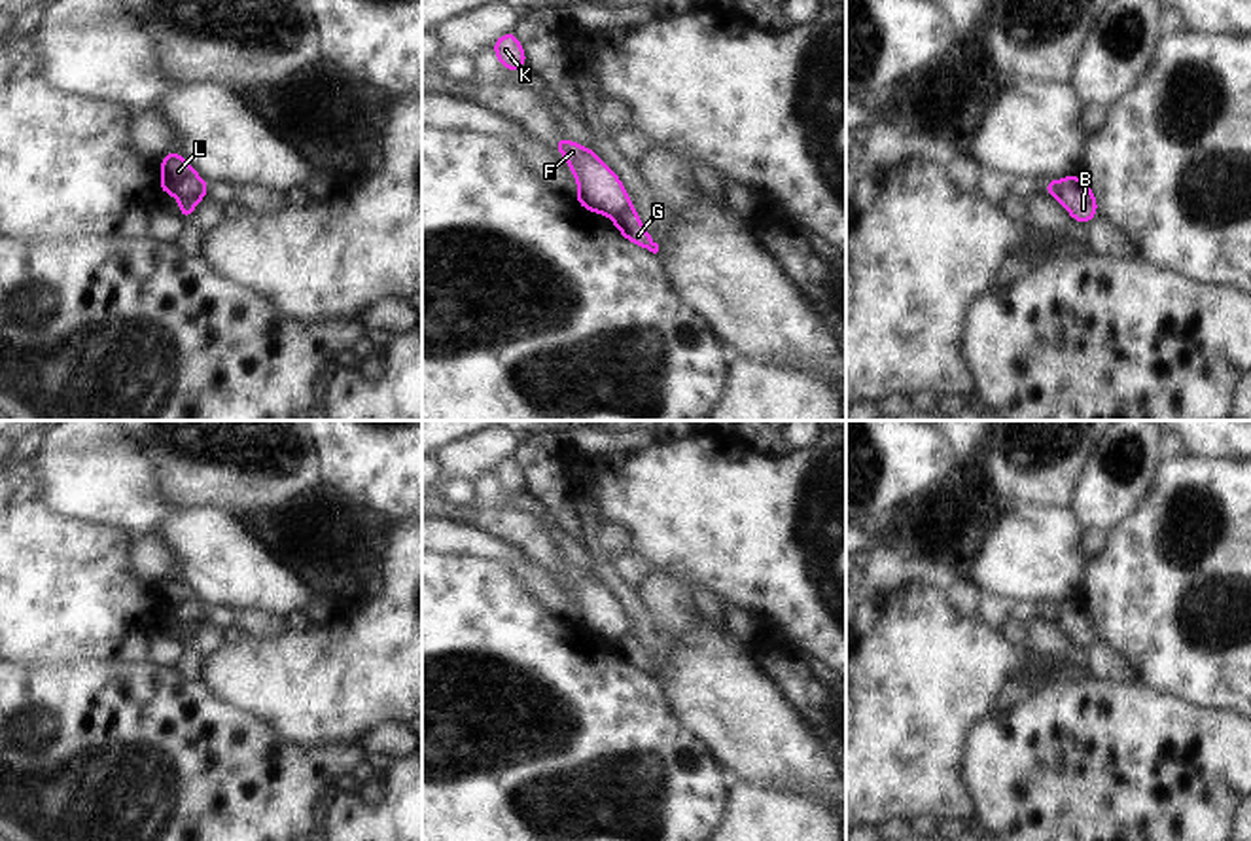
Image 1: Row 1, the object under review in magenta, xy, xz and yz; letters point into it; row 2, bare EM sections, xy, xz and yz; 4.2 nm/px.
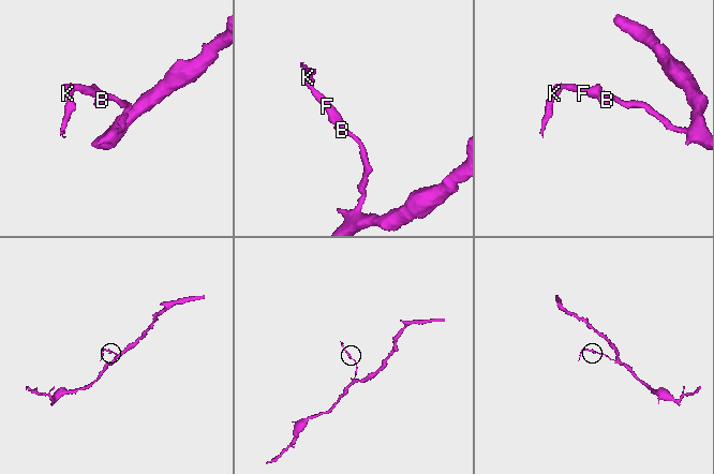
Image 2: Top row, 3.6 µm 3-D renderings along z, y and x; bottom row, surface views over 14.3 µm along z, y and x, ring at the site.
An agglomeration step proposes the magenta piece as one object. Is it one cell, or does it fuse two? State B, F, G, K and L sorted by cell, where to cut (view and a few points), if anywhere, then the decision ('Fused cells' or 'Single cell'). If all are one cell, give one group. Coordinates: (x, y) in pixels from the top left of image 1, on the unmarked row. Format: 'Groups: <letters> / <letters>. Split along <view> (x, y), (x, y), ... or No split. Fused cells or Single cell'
Groups: B G / F K L. Split along xy (205, 607), (203, 618), (178, 624). Fused cells

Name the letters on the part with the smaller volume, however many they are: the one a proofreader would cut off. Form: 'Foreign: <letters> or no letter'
Foreign: F, K, L

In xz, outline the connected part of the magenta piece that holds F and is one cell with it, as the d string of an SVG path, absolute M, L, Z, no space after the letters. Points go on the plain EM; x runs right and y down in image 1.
M570 563L555 564L553 572L560 574L579 606L575 623L585 635L615 642L632 631L619 600L592 574Z

